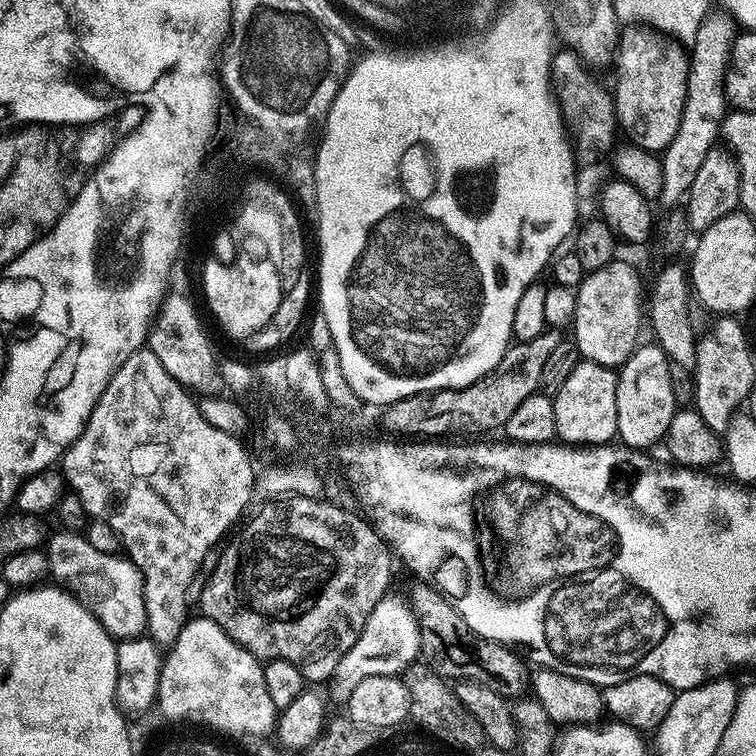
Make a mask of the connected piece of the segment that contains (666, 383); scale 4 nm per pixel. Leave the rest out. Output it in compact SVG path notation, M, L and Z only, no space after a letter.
M656 342L641 343L630 354L625 364L620 365L616 381L618 382L618 426L616 435L619 443L626 448L652 450L656 443L663 441L668 434L668 427L678 410L674 389L670 387L670 359L665 349Z

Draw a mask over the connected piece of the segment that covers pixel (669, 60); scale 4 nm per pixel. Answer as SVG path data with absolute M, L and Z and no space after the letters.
M636 26L629 32L632 32L629 36L628 33L621 35L614 58L616 123L633 145L660 154L668 147L674 134L678 134L678 126L682 122L690 56L684 44L673 42L651 26Z

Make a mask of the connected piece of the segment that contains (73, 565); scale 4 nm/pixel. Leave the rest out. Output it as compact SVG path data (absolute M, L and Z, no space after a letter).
M60 530L57 533L46 544L51 579L74 594L117 641L141 635L148 627L144 609L144 579L131 560L120 554L111 556L102 554L102 550L94 550L87 535L79 532Z

